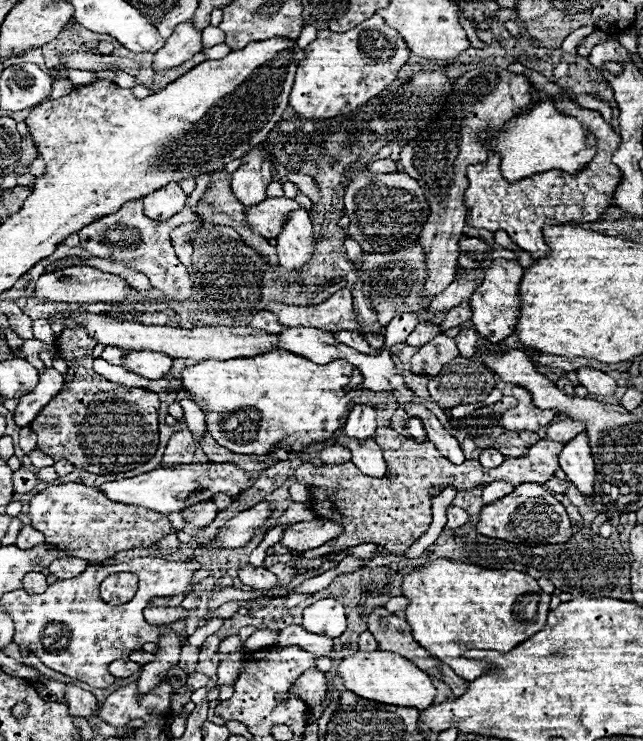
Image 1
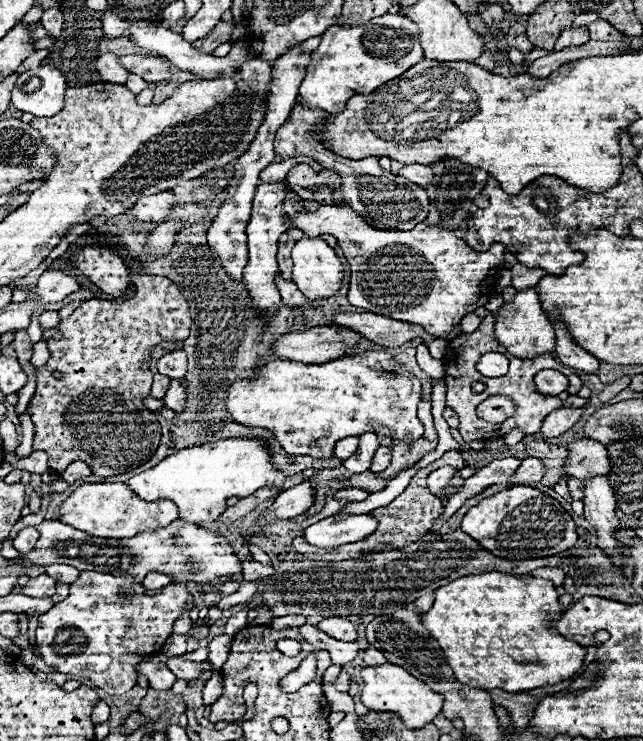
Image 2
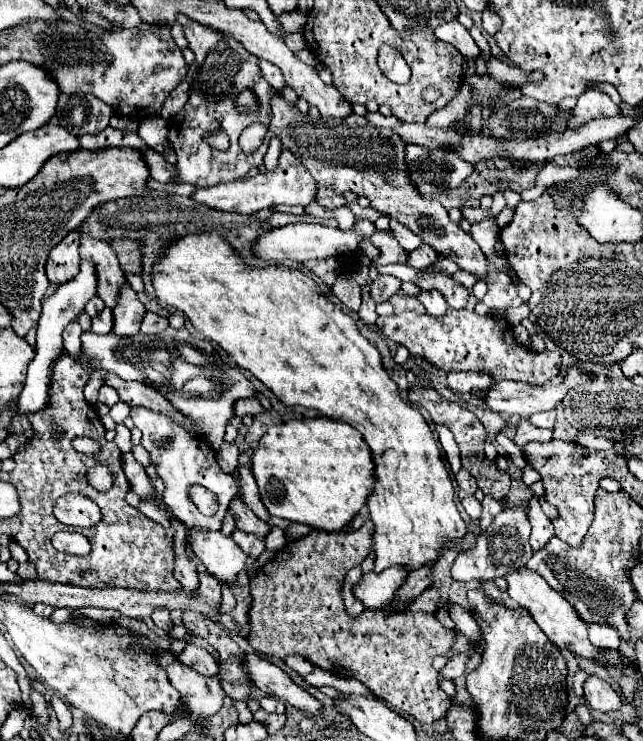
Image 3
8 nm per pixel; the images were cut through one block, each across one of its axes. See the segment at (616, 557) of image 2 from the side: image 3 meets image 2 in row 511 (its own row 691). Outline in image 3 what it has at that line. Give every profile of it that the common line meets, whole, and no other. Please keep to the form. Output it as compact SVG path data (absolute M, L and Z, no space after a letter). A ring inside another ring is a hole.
M590 674L586 678L584 696L586 696L586 704L600 712L614 712L622 706L622 698L618 696L618 692L596 674Z

